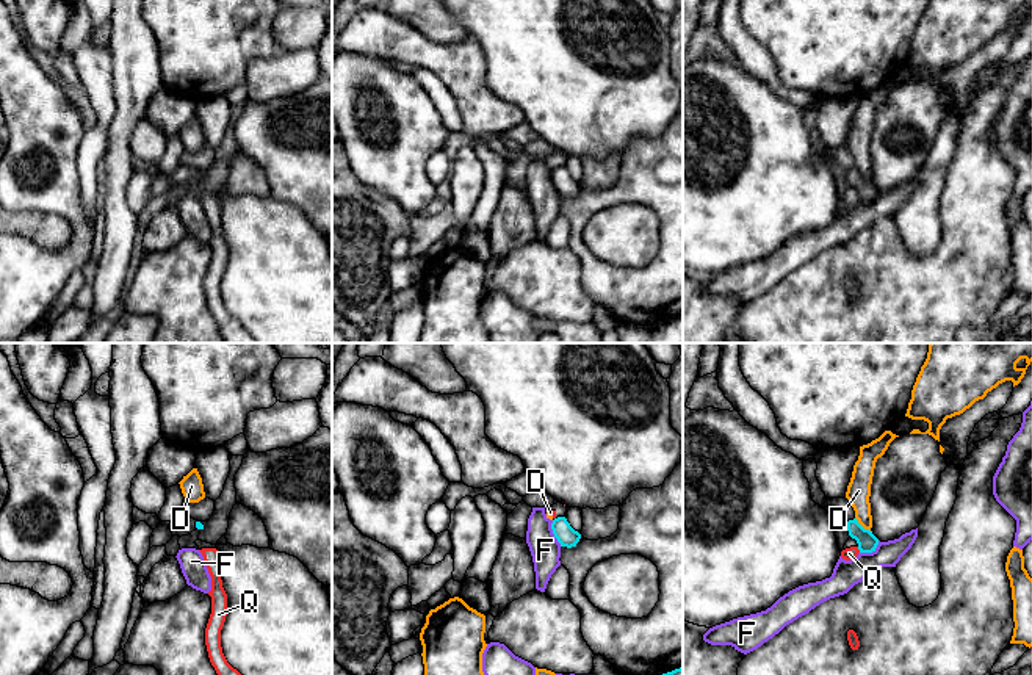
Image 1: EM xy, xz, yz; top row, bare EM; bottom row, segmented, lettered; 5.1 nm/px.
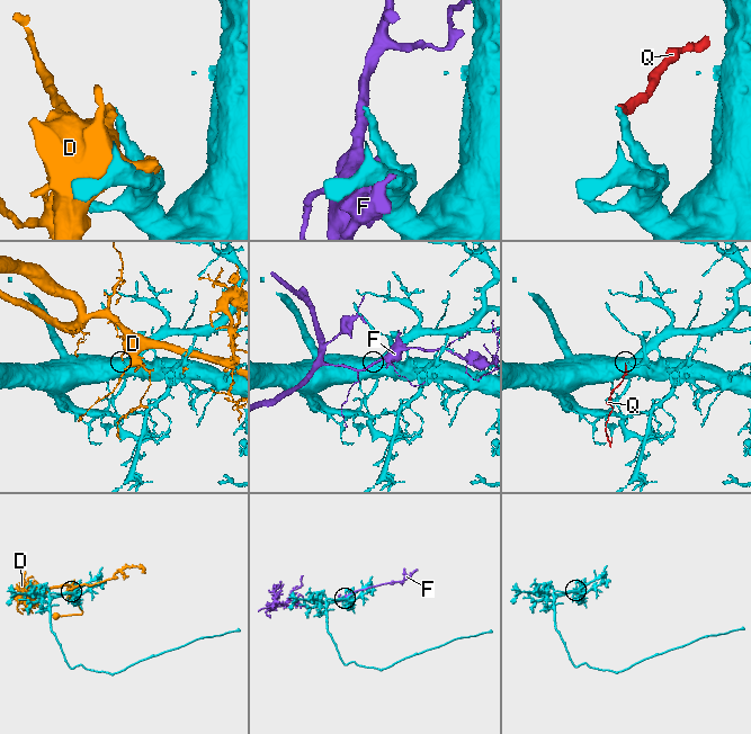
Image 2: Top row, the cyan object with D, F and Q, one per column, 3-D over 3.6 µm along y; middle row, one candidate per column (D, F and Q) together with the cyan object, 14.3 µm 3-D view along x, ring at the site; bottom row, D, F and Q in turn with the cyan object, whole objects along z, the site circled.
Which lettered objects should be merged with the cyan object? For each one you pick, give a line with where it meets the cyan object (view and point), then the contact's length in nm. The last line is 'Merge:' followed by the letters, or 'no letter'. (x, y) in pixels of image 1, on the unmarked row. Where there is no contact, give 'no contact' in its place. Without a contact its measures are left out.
Merge: no letter

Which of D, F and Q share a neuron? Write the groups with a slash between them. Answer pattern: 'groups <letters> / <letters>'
groups D Q / F

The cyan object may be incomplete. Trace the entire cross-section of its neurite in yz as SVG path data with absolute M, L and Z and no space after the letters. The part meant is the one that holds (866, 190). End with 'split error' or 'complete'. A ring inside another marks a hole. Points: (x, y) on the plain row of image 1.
M857 168L847 171L847 180L857 190L860 202L872 202L879 194L879 188L872 180L864 179Z; complete

